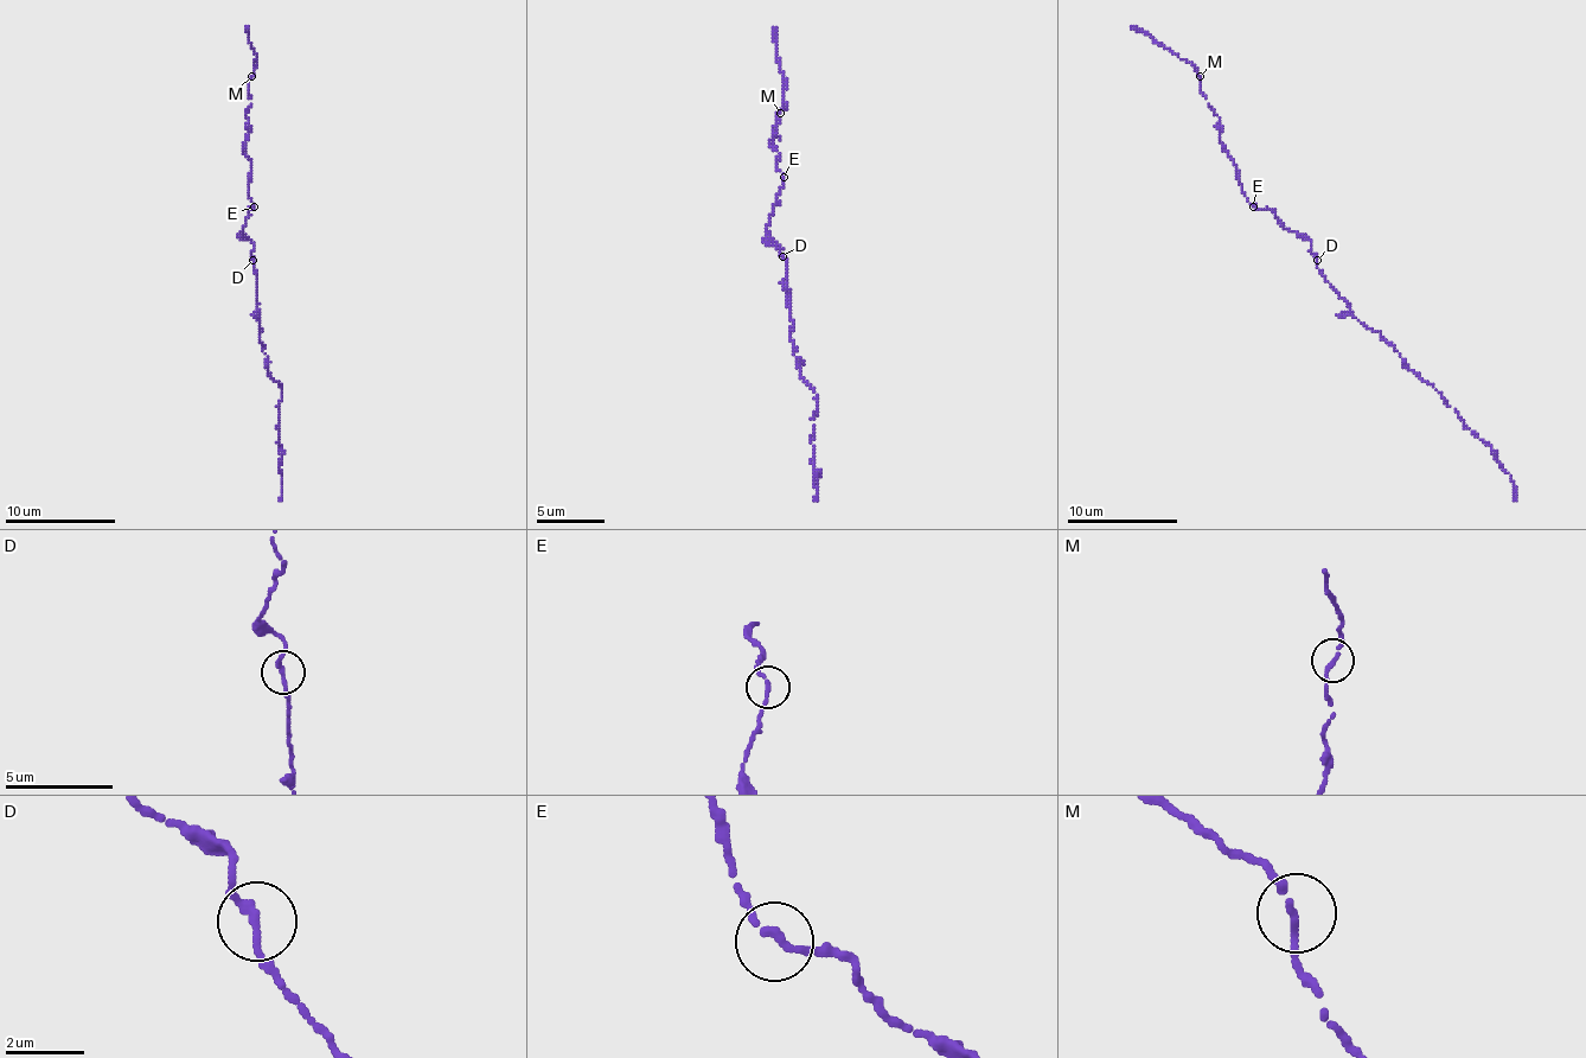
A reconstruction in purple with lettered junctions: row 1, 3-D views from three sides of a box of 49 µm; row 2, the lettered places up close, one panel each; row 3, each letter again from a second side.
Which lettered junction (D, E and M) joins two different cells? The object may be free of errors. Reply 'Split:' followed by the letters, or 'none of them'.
Split: none of them

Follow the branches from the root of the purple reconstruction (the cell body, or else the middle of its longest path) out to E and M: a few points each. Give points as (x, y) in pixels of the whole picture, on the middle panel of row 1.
E: (780, 252), (784, 249), (773, 242), (766, 225), (773, 215), (784, 177)
M: (780, 252), (784, 249), (766, 228), (784, 184), (776, 167), (780, 153), (773, 147), (780, 113)

